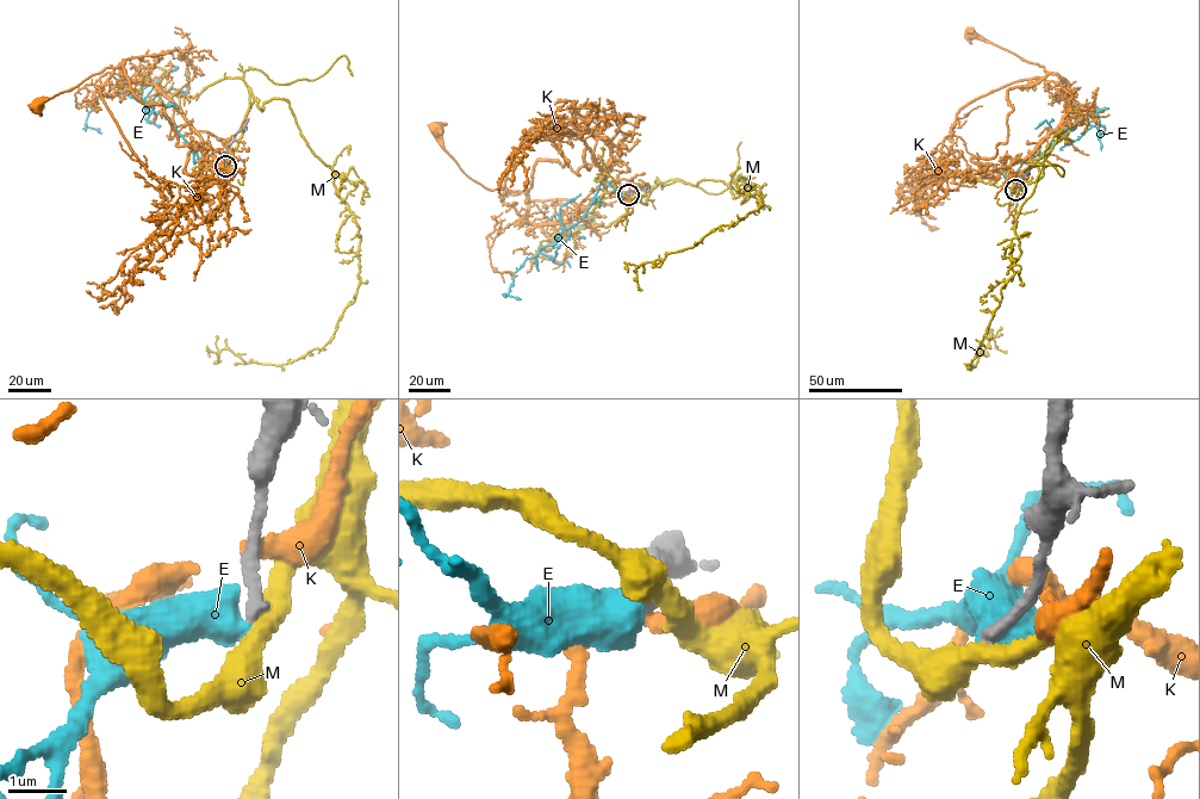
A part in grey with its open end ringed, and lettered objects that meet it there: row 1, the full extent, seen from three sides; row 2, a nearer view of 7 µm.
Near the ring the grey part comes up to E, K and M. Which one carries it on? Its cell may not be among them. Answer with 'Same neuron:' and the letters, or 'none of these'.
Same neuron: none of these

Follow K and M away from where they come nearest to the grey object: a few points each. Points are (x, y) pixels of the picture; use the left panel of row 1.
K: (225, 163), (229, 154), (223, 142), (196, 130), (154, 85), (131, 81), (122, 72), (123, 61), (35, 106)
M: (225, 166), (249, 94), (287, 101), (358, 225), (360, 283), (324, 347), (221, 361)

